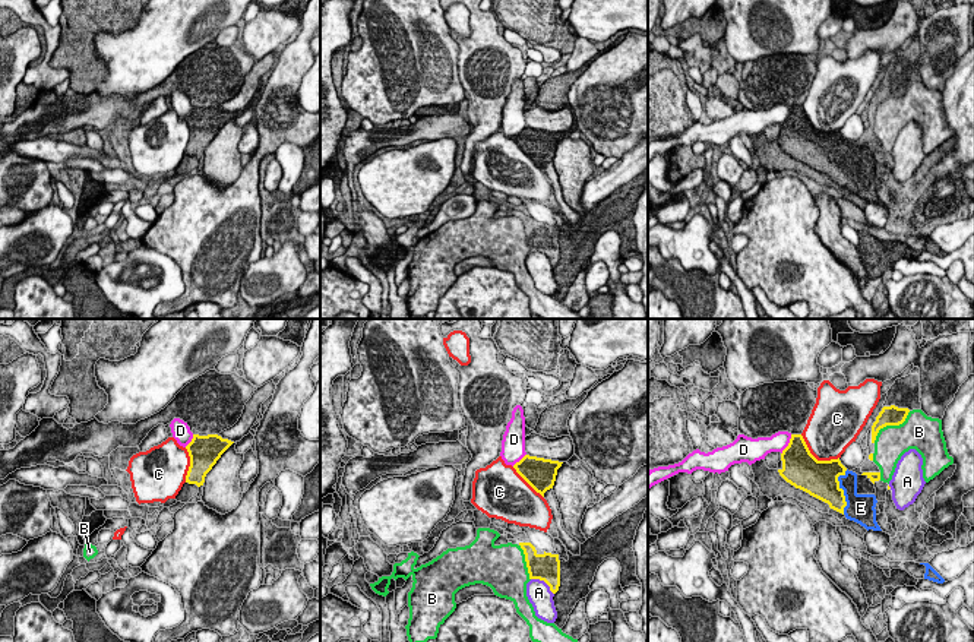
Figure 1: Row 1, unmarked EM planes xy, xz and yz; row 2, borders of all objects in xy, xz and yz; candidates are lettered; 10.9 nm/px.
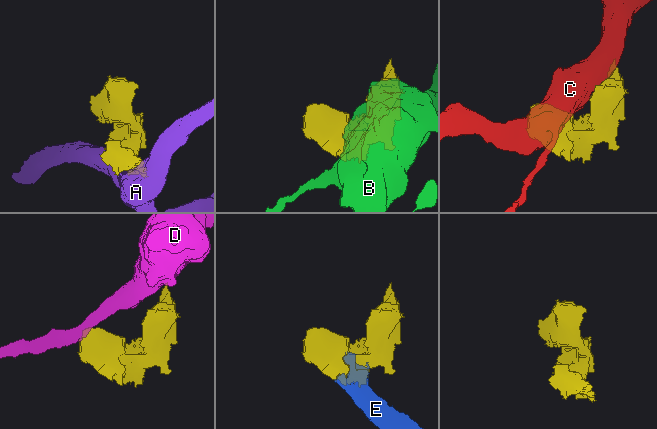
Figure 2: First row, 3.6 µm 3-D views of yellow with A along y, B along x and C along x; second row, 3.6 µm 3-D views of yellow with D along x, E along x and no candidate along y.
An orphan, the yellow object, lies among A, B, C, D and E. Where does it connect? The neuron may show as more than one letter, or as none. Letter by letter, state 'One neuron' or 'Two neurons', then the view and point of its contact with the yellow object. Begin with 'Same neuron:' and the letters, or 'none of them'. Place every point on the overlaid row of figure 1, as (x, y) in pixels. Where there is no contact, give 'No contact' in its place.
Same neuron: E
A: Two neurons. Touches yellow at xz (544, 581)
B: Two neurons. Touches yellow at yz (889, 424)
C: Two neurons. Touches yellow at yz (815, 458)
D: Two neurons. Touches yellow at yz (788, 445)
E: One neuron. Touches yellow at yz (843, 492)

